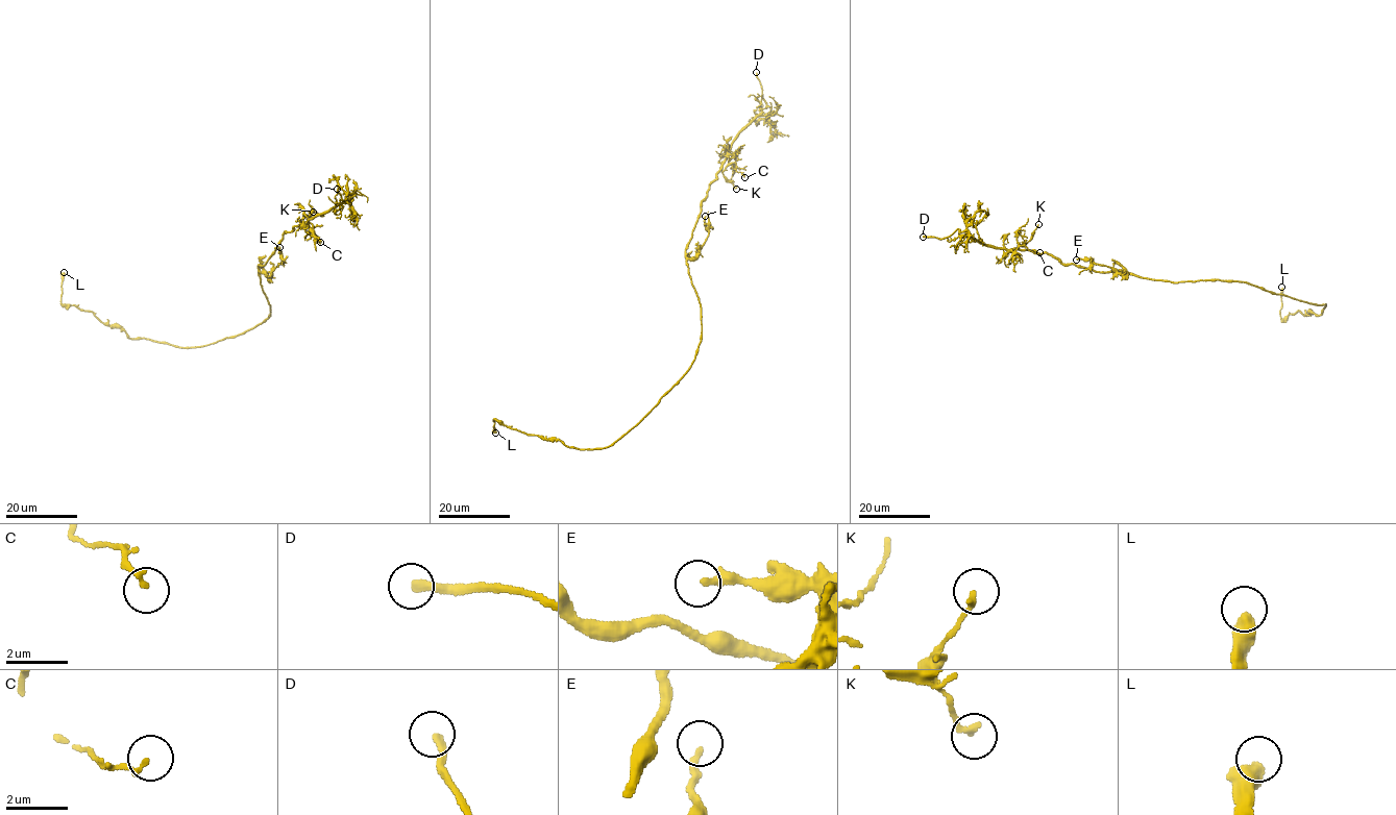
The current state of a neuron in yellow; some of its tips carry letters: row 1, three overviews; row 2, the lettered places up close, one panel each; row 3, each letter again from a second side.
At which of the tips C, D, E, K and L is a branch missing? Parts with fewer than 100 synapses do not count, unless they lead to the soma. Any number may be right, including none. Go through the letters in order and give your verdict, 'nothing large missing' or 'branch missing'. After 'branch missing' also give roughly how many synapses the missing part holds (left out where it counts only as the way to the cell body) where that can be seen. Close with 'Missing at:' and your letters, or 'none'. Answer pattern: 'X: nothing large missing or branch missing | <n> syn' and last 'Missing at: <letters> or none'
C: nothing large missing
D: branch missing
E: nothing large missing
K: nothing large missing
L: nothing large missing
Missing at: D

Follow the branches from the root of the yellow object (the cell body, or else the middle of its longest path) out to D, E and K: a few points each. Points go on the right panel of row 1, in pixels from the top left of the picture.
D: (1199, 280), (1094, 272), (1046, 253), (985, 244), (957, 228), (943, 239), (923, 237)
E: (1199, 280), (1172, 282), (1127, 272), (1123, 276), (1109, 267), (1076, 260)
K: (1199, 280), (1172, 282), (1118, 270), (1094, 272), (1061, 264), (1046, 253), (1012, 251), (1027, 243), (1038, 224)

